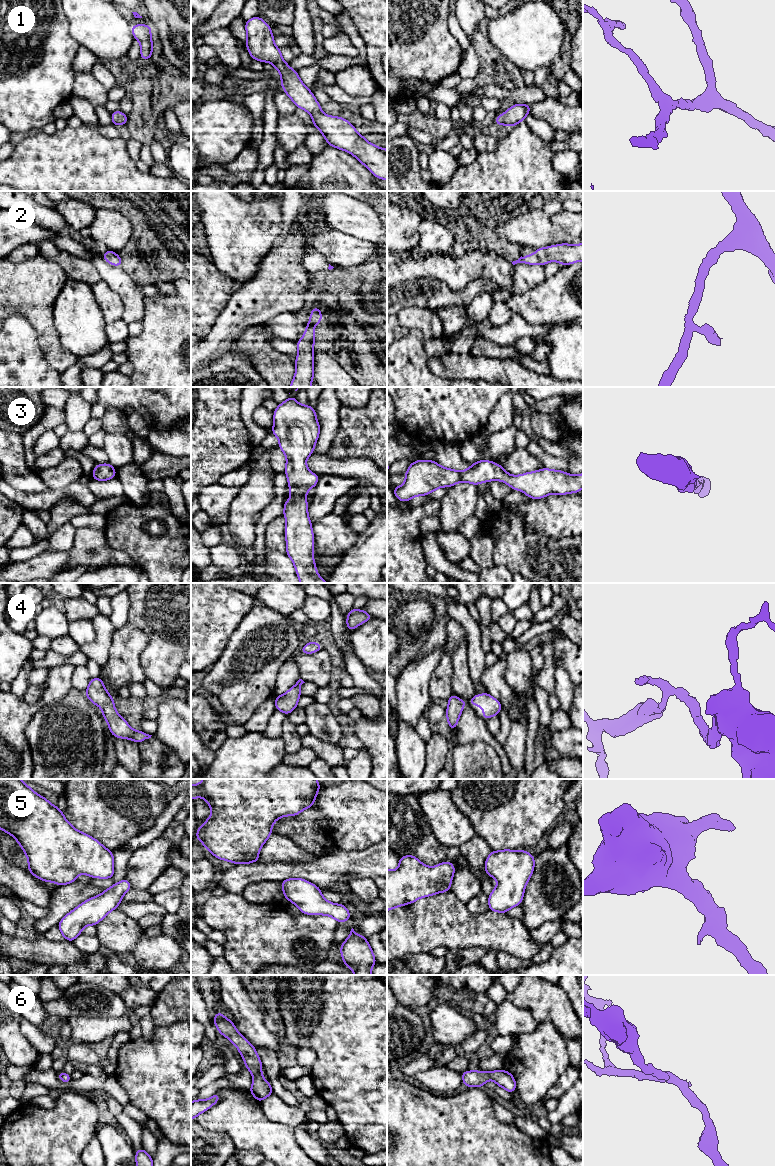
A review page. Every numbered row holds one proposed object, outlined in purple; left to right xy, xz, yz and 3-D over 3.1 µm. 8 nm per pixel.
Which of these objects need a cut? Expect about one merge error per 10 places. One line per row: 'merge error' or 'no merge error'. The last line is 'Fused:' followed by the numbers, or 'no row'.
1: no merge error
2: no merge error
3: no merge error
4: no merge error
5: no merge error
6: no merge error
Fused: no row

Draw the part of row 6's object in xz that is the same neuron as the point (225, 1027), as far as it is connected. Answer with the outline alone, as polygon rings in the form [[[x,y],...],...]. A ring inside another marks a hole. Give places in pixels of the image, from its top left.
[[[217,1011],[213,1018],[218,1032],[229,1039],[241,1054],[245,1068],[253,1075],[252,1086],[249,1091],[253,1097],[262,1102],[265,1098],[274,1094],[270,1082],[267,1082],[262,1076],[262,1062],[256,1052],[256,1048],[240,1034],[235,1024],[226,1018],[220,1011]]]

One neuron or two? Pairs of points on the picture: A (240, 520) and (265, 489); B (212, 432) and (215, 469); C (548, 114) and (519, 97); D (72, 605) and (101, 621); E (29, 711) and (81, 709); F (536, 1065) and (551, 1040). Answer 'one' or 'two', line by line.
A: one
B: one
C: two
D: two
E: two
F: one

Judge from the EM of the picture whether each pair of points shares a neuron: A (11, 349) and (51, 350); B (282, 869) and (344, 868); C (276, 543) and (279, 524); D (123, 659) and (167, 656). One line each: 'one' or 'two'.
A: two
B: one
C: one
D: two

